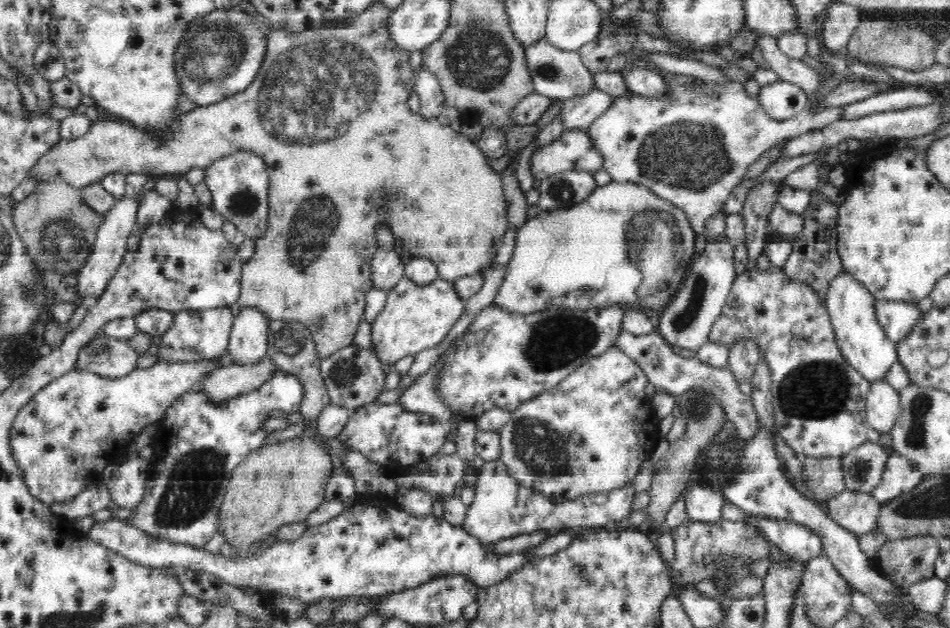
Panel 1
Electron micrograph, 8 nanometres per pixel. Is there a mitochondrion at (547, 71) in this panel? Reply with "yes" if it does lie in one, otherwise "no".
yes

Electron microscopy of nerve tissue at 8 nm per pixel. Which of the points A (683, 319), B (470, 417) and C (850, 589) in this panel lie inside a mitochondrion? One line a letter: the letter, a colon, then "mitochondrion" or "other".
A: mitochondrion
B: other
C: other

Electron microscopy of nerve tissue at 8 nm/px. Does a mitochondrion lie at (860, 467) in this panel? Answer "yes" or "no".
yes

